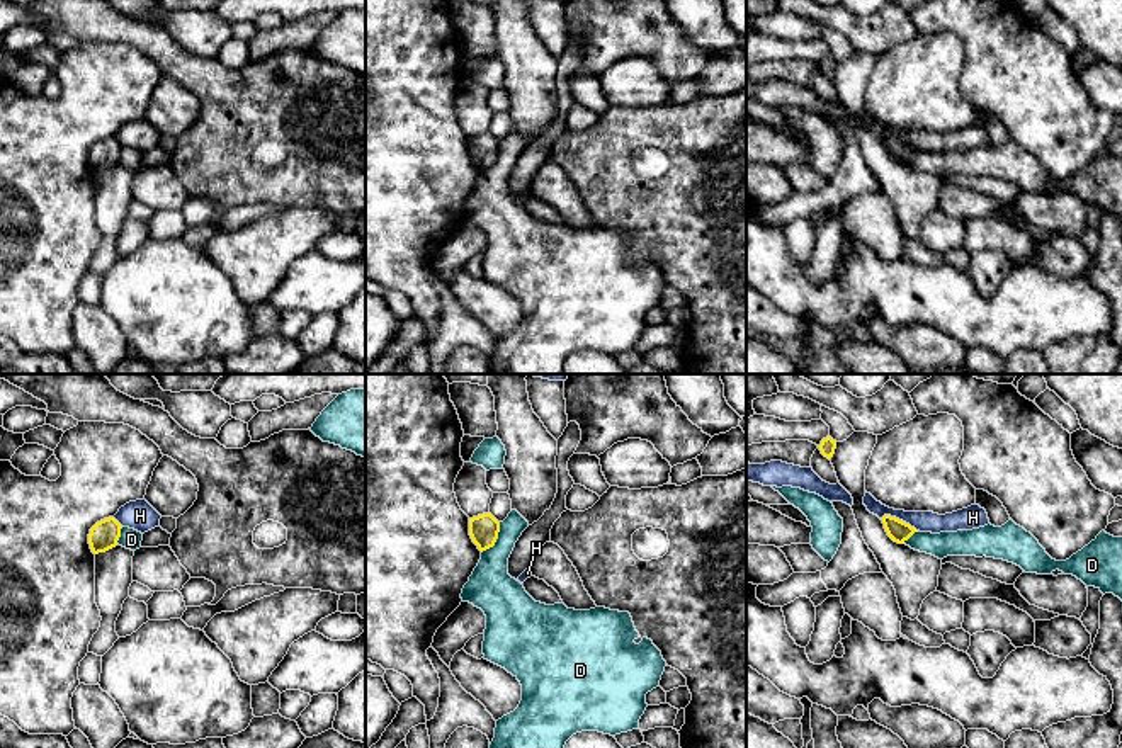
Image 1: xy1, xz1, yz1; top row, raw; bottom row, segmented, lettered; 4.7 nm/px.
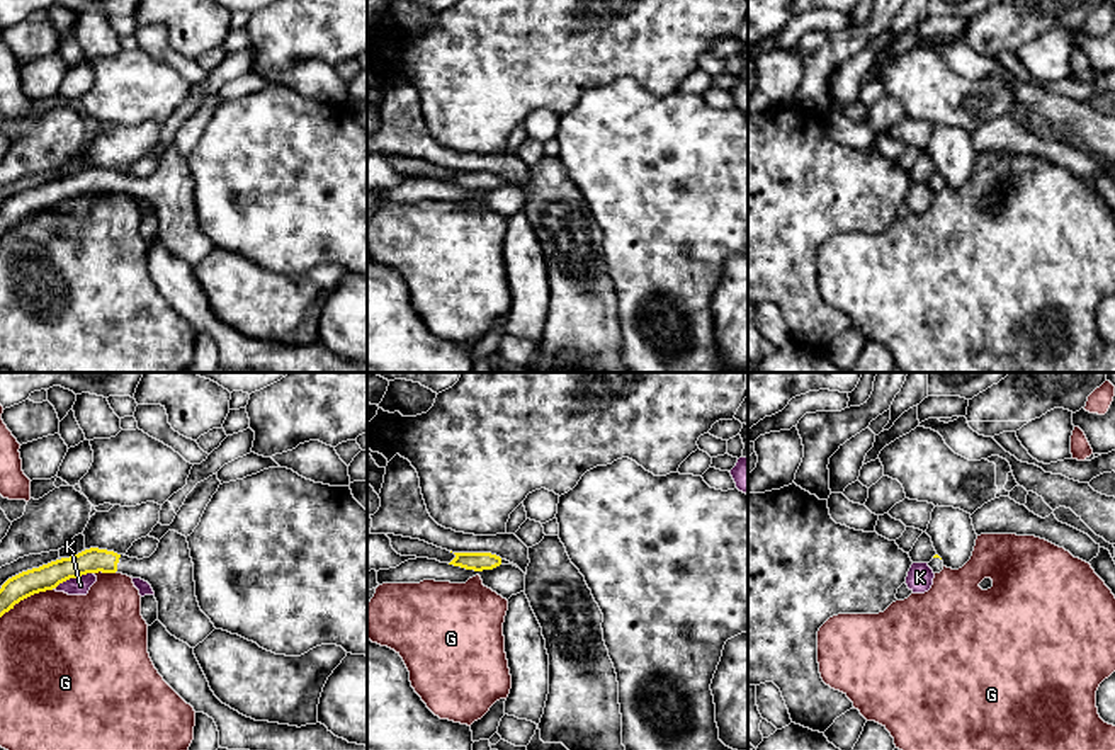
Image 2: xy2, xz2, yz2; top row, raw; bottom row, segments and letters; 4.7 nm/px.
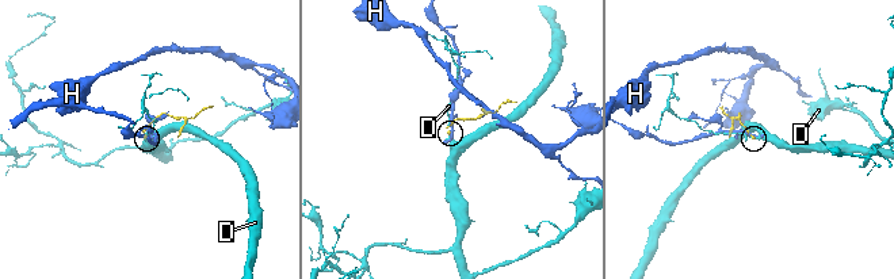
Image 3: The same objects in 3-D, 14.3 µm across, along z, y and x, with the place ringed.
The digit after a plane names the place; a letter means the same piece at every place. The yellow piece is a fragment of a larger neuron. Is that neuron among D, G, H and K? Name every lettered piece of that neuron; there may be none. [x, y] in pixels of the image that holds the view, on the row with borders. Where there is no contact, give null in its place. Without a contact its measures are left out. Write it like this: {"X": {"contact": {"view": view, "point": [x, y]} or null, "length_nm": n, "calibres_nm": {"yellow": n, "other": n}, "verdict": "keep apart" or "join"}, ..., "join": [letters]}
{"D": {"contact": {"view": "xz1", "point": [497, 538]}, "length_nm": 180, "calibres_nm": {"yellow": 140, "other": 220}, "verdict": "keep apart"}, "G": {"contact": {"view": "xy2", "point": [26, 597]}, "length_nm": 300, "calibres_nm": {"yellow": 120, "other": 500}, "verdict": "keep apart"}, "H": {"contact": {"view": "yz1", "point": [898, 519]}, "length_nm": 190, "calibres_nm": {"yellow": 100, "other": 100}, "verdict": "keep apart"}, "K": {"contact": {"view": "xy2", "point": [73, 577]}, "length_nm": 200, "calibres_nm": {"yellow": 120, "other": 90}, "verdict": "keep apart"}, "join": []}

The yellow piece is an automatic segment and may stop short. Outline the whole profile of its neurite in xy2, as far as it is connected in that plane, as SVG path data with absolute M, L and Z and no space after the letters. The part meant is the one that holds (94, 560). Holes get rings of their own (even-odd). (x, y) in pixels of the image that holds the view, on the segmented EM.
M168 531L150 558L129 558L90 548L8 578L0 588L0 617L20 600L87 573L122 573L148 582L158 602L158 621L177 639L195 648L216 628L195 597L194 563L187 537Z

